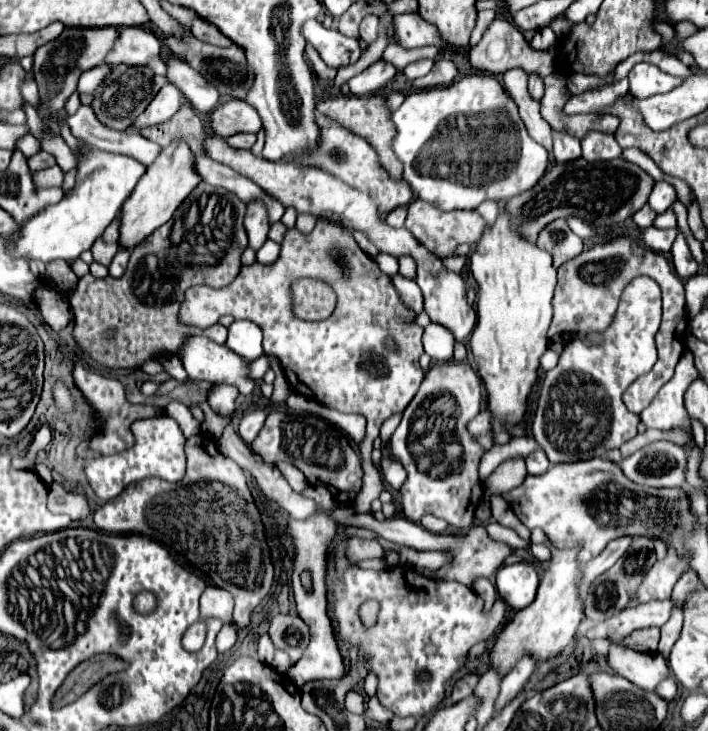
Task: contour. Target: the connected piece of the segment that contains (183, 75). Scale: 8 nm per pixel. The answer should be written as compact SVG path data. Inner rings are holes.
M164 51L162 57L166 61L166 77L170 83L180 89L180 93L192 103L196 111L210 113L218 105L220 93L180 57L172 57L170 51Z

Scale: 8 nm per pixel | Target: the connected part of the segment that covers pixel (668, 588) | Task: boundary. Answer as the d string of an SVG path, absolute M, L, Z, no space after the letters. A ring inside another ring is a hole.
M668 551L668 557L660 563L656 563L648 577L644 579L644 583L638 589L638 603L648 603L654 599L670 599L672 595L672 587L678 581L678 577L682 575L686 563L676 557L674 551Z

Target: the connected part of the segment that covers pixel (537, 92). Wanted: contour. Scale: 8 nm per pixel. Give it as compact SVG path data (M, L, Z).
M532 73L532 75L530 75L530 79L528 79L528 91L530 91L530 95L532 95L536 101L540 101L540 99L542 99L544 83L542 83L542 79L540 79L536 73Z

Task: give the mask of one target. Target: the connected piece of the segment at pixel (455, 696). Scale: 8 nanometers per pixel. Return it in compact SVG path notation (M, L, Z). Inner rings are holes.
M466 673L464 677L460 677L460 679L456 681L456 685L454 685L452 695L450 695L448 701L450 701L450 703L458 703L458 701L470 697L470 695L474 693L478 681L480 681L480 675L478 675L478 673Z

